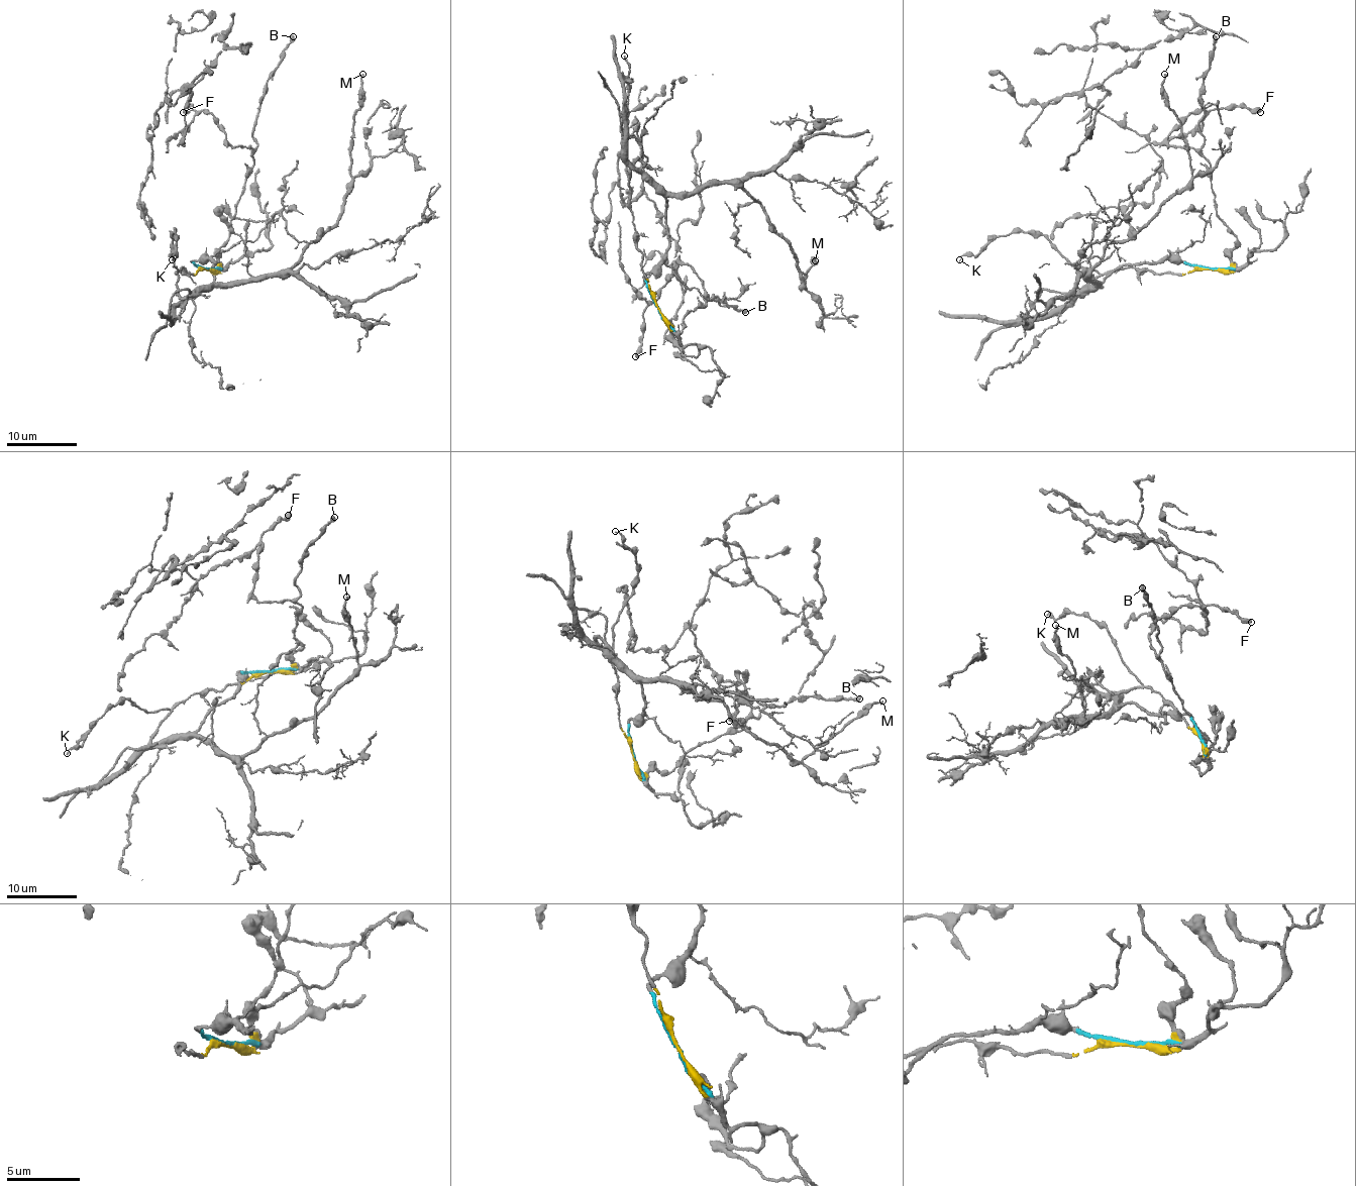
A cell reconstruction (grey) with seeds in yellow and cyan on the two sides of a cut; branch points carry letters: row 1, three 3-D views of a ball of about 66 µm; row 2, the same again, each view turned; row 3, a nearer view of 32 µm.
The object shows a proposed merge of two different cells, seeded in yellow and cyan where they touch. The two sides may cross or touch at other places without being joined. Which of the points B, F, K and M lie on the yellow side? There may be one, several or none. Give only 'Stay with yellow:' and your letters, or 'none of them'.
Stay with yellow: B, F, K

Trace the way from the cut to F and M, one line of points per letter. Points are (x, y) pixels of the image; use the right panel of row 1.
F: (1210, 270), (1231, 267), (1236, 237), (1217, 213), (1211, 165), (1167, 136), (1191, 114), (1260, 112)
M: (1210, 270), (1165, 260), (1118, 265), (1100, 284), (1087, 277), (1109, 244), (1125, 242), (1189, 181), (1163, 73)

